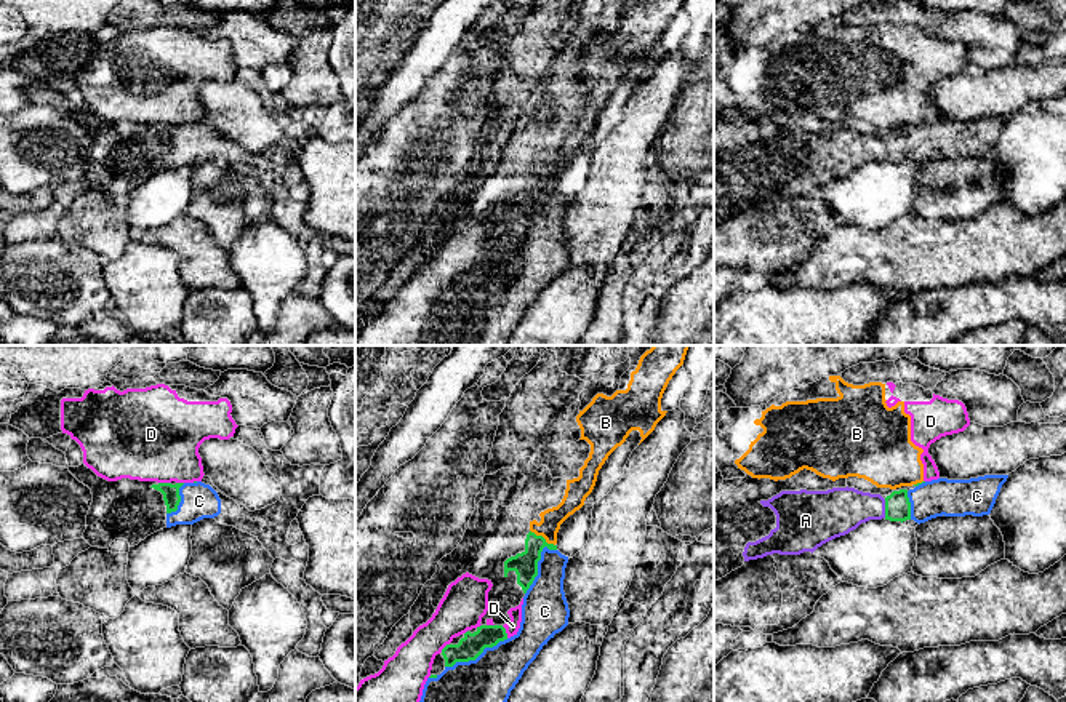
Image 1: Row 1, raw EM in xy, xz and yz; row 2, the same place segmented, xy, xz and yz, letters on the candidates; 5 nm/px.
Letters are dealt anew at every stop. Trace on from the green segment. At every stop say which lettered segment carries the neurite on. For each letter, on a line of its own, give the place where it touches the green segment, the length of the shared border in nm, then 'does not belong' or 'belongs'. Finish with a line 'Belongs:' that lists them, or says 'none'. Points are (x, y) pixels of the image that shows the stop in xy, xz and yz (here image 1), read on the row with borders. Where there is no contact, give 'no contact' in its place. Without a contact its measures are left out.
A: contact yz (885, 509); length 100 nm; belongs
B: contact xz (543, 538); length 150 nm; does not belong
C: contact xz (476, 658); length 360 nm; belongs
D: contact xy (165, 483); length 60 nm; does not belong
Belongs: A, C

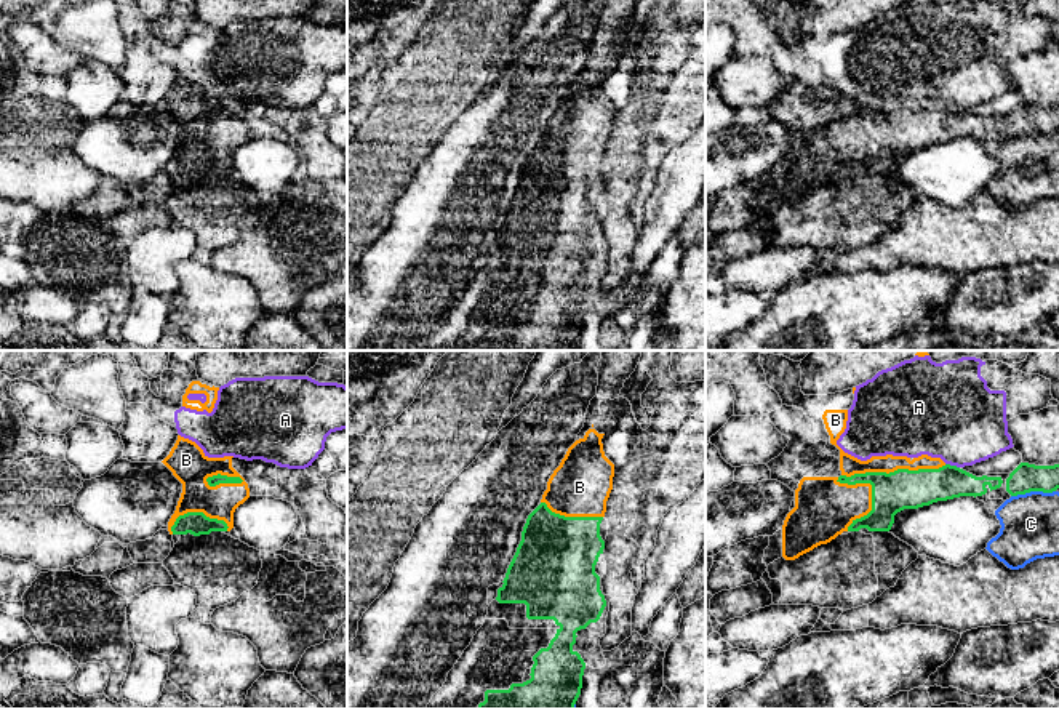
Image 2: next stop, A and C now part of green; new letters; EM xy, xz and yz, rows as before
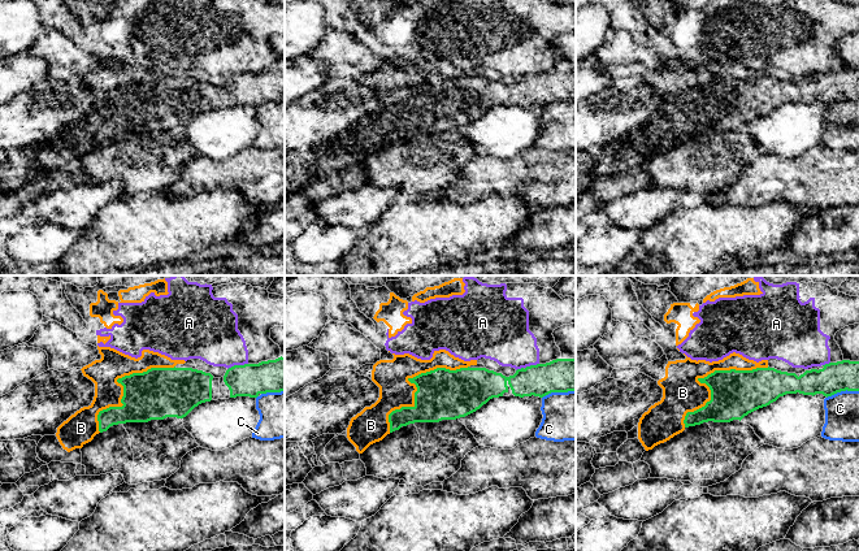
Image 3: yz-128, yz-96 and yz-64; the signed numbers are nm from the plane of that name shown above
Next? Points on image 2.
A: contact yz (952, 466); length 80 nm; does not belong
B: contact yz (895, 471); length 550 nm; belongs
C: contact yz (1032, 490); length 220 nm; does not belong
Belongs: B

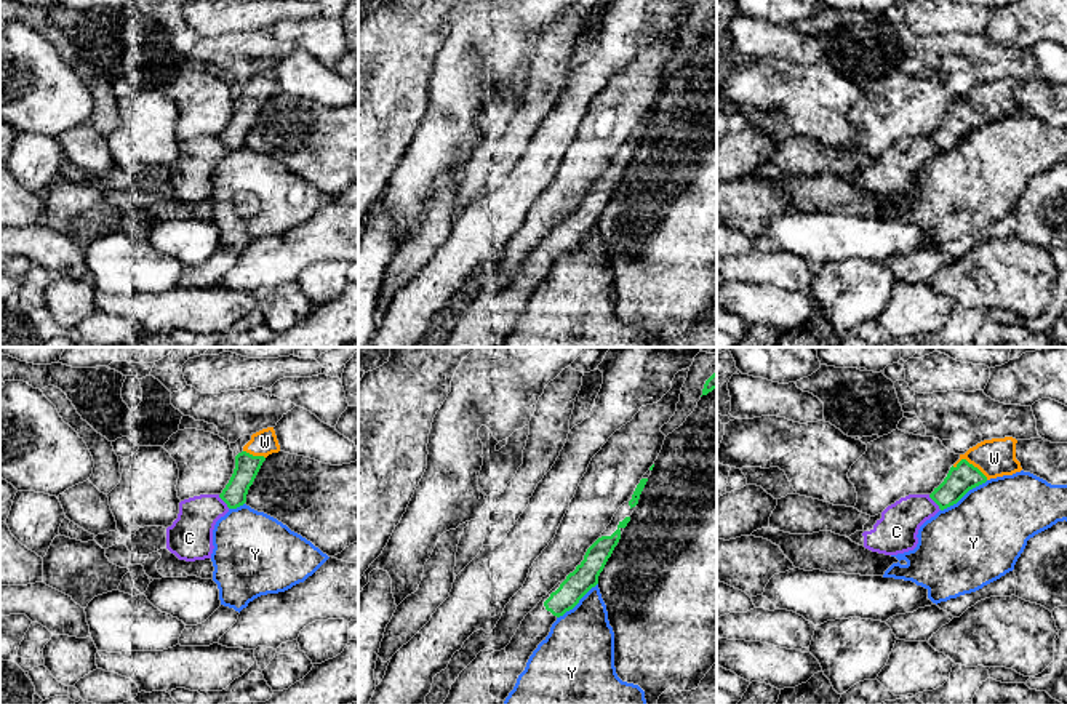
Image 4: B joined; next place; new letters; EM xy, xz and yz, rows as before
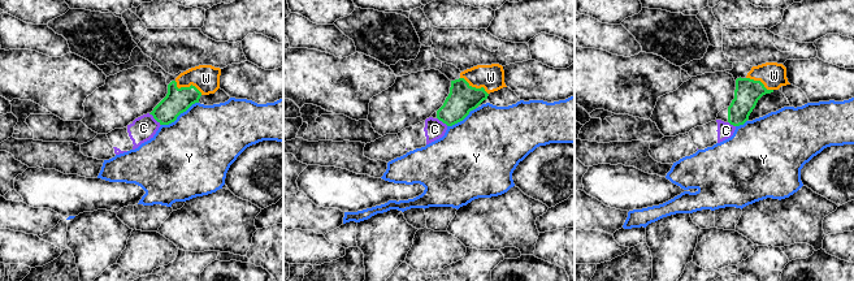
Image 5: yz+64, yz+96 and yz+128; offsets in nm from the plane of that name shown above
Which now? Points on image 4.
C: contact yz (935, 501); length 100 nm; does not belong
W: contact yz (968, 463); length 200 nm; belongs
Y: contact yz (963, 495); length 280 nm; does not belong
Belongs: W

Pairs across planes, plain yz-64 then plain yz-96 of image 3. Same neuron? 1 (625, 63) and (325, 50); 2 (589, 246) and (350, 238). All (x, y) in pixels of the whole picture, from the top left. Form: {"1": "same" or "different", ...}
{"1": "same", "2": "same"}

